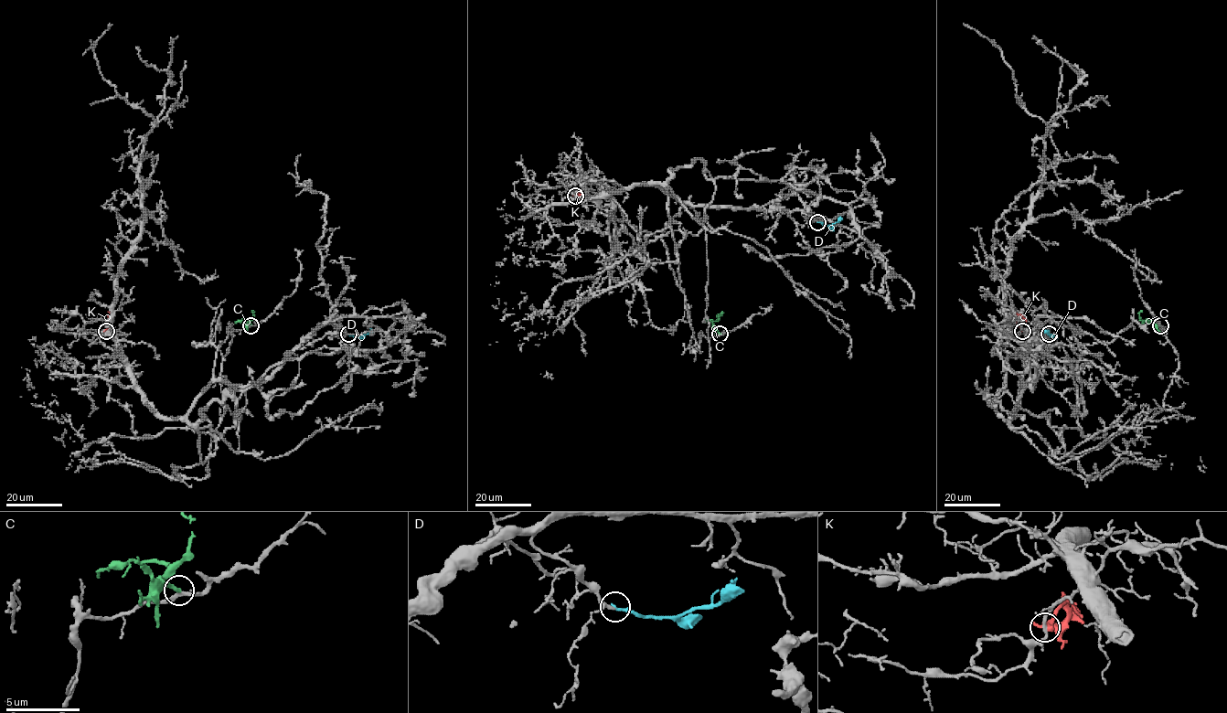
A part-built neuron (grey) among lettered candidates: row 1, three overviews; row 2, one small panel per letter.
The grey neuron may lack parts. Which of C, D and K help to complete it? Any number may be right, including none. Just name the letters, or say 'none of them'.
D

